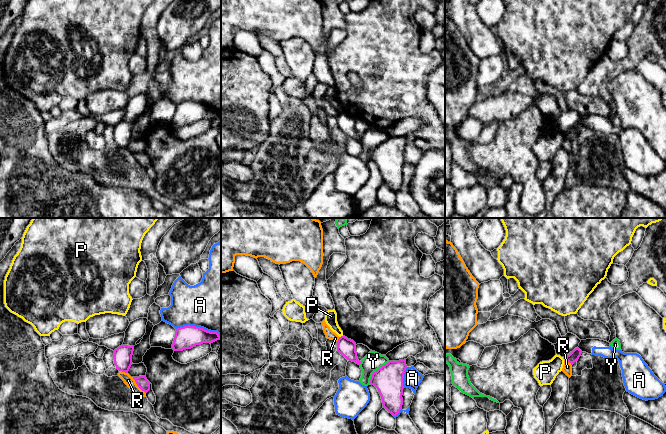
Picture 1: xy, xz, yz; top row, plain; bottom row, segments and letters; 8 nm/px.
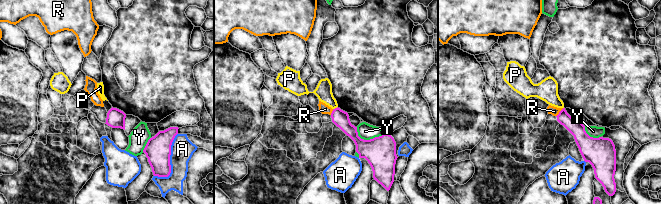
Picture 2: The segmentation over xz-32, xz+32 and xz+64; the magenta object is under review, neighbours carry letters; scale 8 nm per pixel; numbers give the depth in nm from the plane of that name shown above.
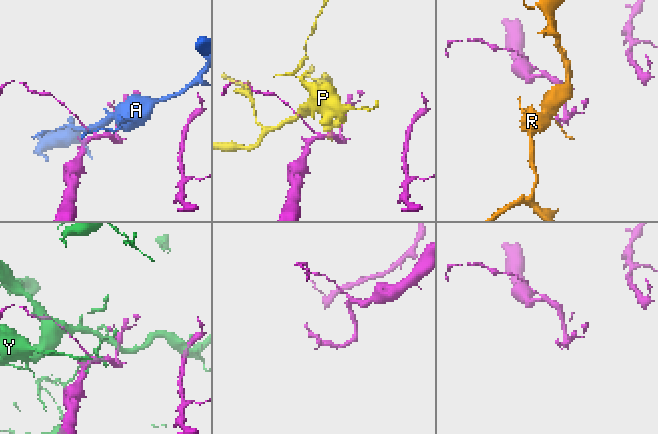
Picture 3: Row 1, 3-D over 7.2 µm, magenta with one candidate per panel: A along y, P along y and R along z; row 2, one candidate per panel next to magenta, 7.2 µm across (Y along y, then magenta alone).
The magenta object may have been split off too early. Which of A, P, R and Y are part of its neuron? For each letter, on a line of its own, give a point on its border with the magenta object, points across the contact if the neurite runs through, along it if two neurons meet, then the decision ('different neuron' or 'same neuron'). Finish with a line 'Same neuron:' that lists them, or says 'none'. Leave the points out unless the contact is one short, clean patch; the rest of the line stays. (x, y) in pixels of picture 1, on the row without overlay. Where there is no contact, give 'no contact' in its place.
A: xy (199, 103) | different neuron
P: xz (341, 112) | along xz (342, 111), (339, 113) | different neuron
R: xy (137, 161) | different neuron
Y: xz (377, 146) | different neuron
Same neuron: none

